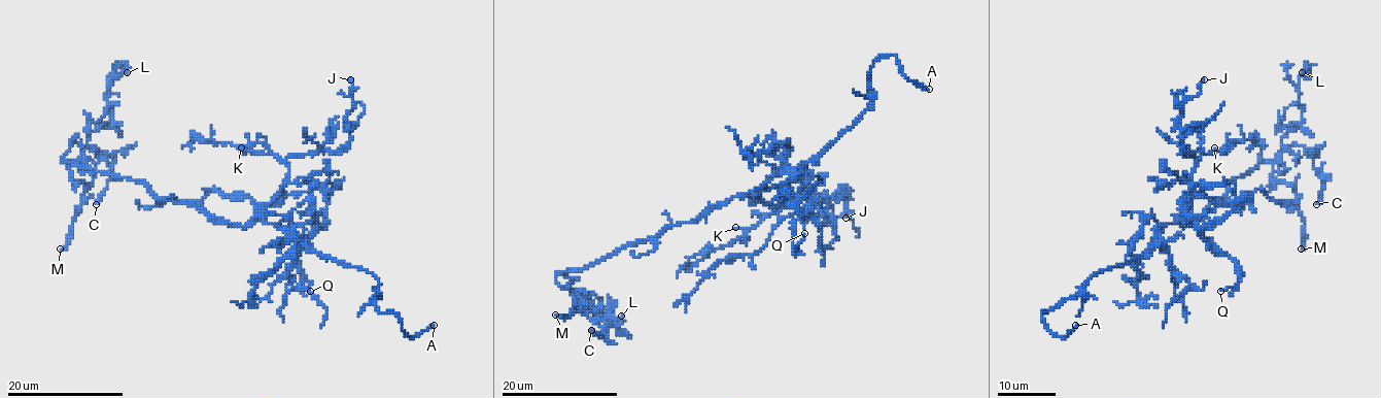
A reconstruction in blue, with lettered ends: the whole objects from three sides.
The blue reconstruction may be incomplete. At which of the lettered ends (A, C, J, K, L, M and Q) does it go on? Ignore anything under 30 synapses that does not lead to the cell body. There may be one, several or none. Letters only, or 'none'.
A

